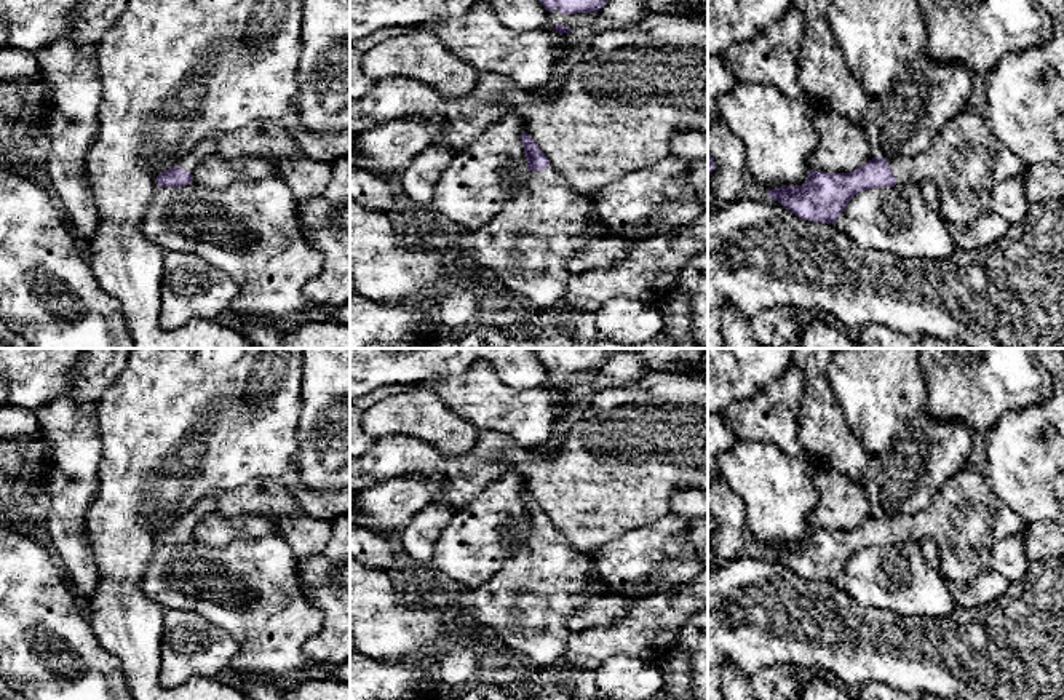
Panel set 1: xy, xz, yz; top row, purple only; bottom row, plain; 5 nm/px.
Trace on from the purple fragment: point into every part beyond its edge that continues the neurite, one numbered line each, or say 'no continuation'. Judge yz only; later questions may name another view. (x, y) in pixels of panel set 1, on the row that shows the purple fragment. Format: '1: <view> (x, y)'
1: yz (964, 160)

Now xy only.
1: xy (206, 147)

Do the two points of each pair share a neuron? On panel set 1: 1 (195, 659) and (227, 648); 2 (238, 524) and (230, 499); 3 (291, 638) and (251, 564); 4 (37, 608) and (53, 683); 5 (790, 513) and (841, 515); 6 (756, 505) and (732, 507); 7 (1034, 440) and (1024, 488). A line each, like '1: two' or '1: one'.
1: one
2: two
3: one
4: one
5: two
6: two
7: one

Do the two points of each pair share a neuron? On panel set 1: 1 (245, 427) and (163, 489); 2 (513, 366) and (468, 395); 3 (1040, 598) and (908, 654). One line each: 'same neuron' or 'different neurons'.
1: same neuron
2: different neurons
3: same neuron

